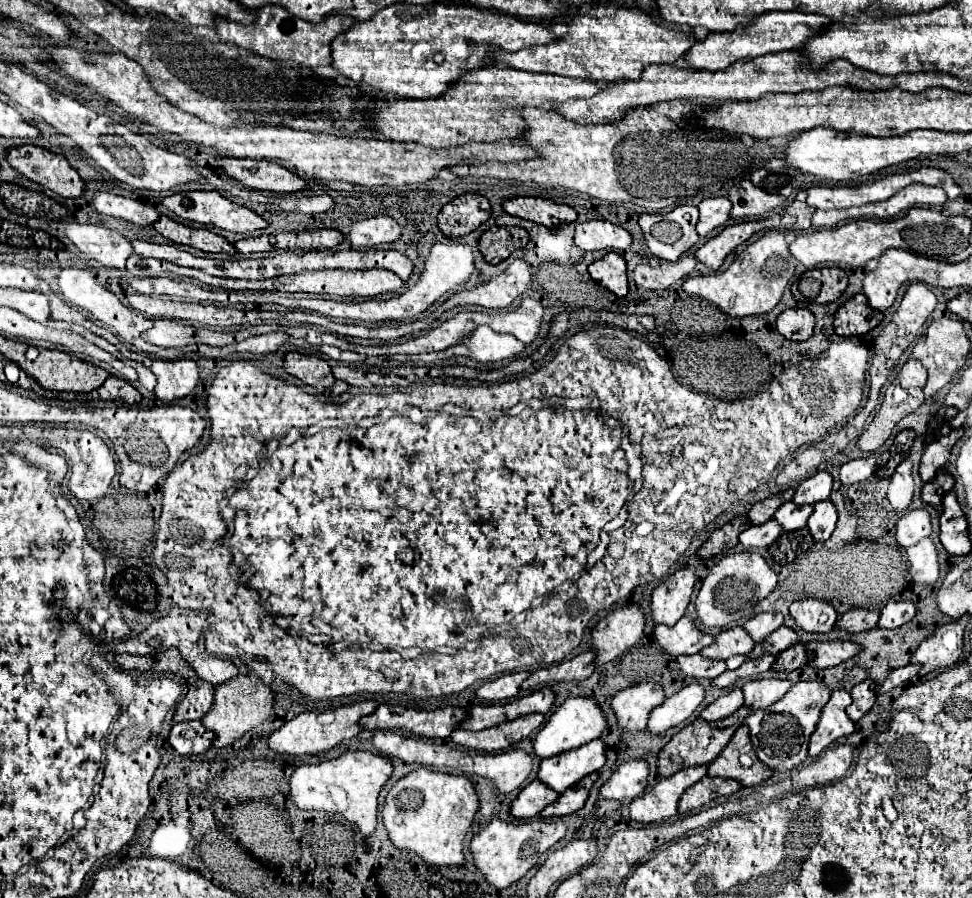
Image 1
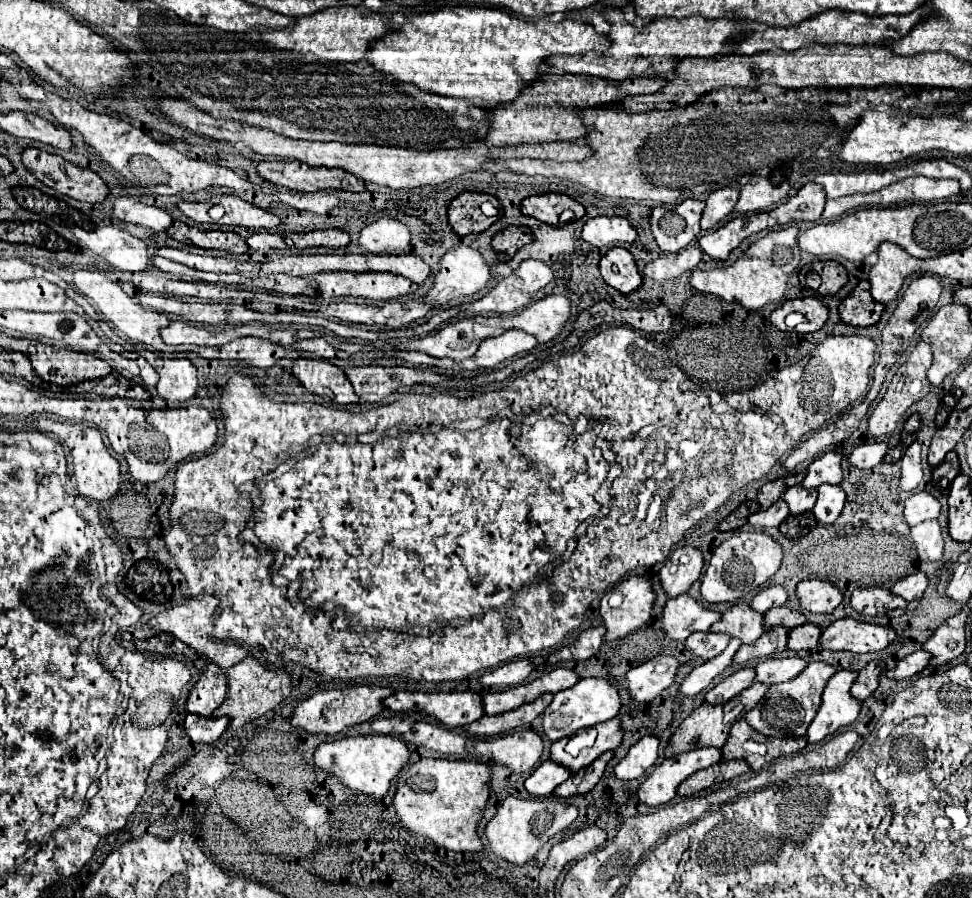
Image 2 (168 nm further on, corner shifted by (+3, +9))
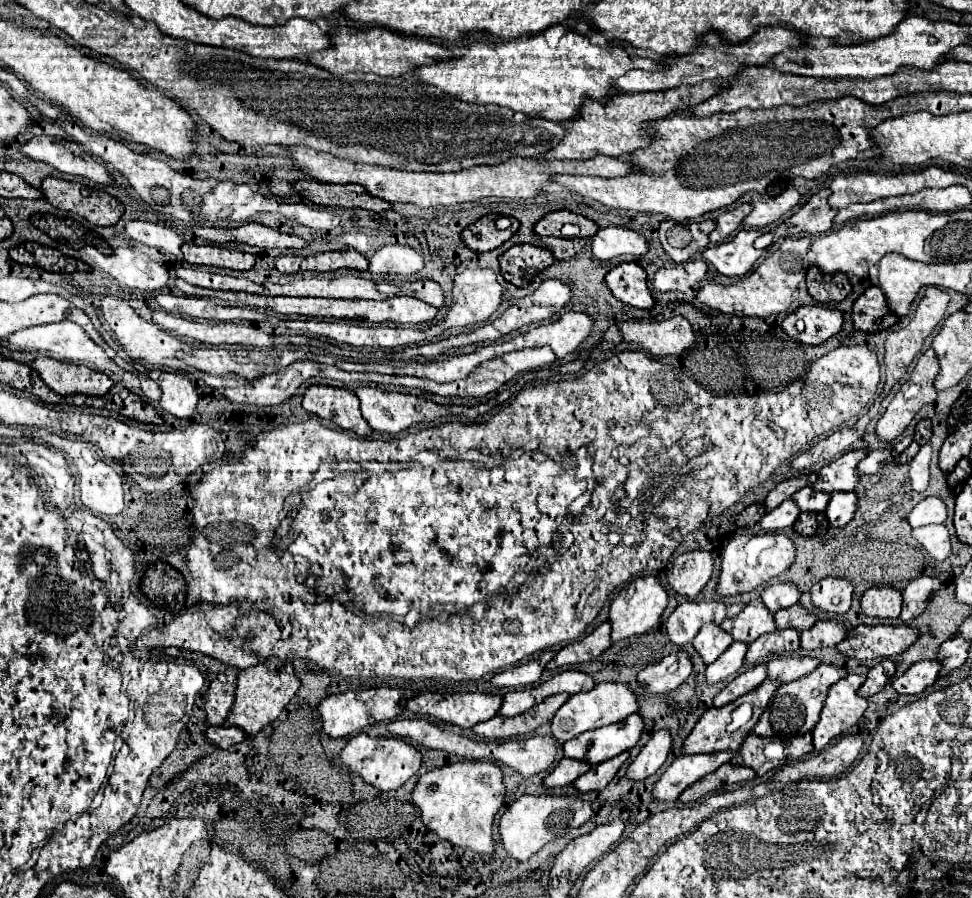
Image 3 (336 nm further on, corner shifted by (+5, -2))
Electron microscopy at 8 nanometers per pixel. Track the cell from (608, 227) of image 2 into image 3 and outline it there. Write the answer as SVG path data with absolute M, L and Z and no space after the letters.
M610 226L600 228L598 234L592 238L592 252L598 260L612 260L620 254L640 256L648 252L646 238L634 230Z

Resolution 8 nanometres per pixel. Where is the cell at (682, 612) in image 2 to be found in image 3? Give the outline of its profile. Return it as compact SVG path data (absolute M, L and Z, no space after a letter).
M686 600L670 614L670 618L666 622L668 636L674 644L684 646L694 640L700 626L704 626L708 622L720 624L724 618L736 616L744 606L746 604L728 606L722 600L700 600L700 602Z

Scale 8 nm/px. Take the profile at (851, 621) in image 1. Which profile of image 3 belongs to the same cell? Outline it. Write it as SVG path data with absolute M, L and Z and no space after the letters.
M892 586L868 588L860 600L862 612L874 618L898 618L902 612L902 592Z

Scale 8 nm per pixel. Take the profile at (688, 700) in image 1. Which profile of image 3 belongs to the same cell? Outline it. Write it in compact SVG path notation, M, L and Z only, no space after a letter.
M732 642L728 646L728 650L716 662L708 664L708 668L706 668L706 680L710 684L716 684L716 682L726 680L728 676L736 674L742 668L742 664L744 664L746 650L748 650L748 644L744 644L744 642Z

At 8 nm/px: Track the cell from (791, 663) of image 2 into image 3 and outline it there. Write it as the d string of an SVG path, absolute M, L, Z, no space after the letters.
M778 656L768 660L768 678L776 678L782 684L798 680L818 668L822 662L810 656Z

